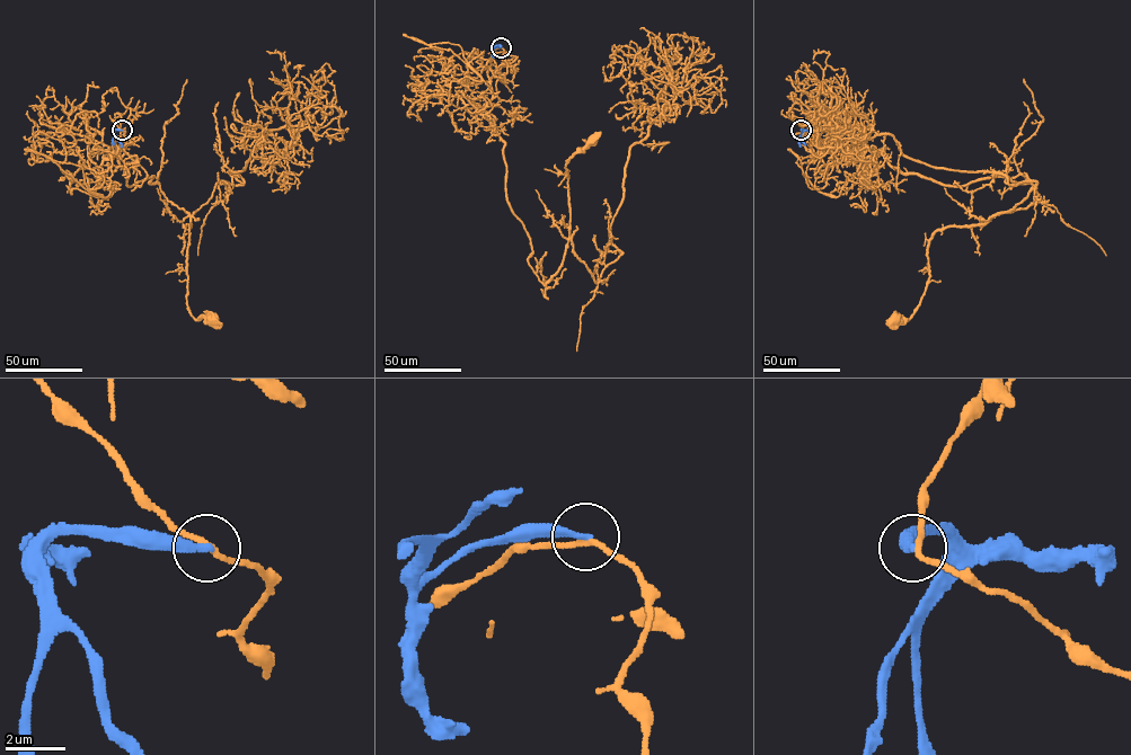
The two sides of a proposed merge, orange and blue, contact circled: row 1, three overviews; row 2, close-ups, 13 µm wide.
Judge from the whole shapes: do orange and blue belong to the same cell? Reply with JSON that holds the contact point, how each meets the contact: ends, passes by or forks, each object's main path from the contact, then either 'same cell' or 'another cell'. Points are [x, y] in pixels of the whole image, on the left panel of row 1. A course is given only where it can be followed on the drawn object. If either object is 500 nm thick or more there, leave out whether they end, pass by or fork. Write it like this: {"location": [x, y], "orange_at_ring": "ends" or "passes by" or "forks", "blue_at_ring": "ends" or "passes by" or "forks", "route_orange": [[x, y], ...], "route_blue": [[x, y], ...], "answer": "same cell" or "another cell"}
{"location": [122, 130], "orange_at_ring": "passes by", "blue_at_ring": "ends", "route_orange": [[122, 130], [130, 142], [104, 157], [127, 186], [153, 177], [190, 214], [187, 305], [212, 320]], "route_blue": [[122, 130], [113, 133], [122, 147]], "answer": "another cell"}

